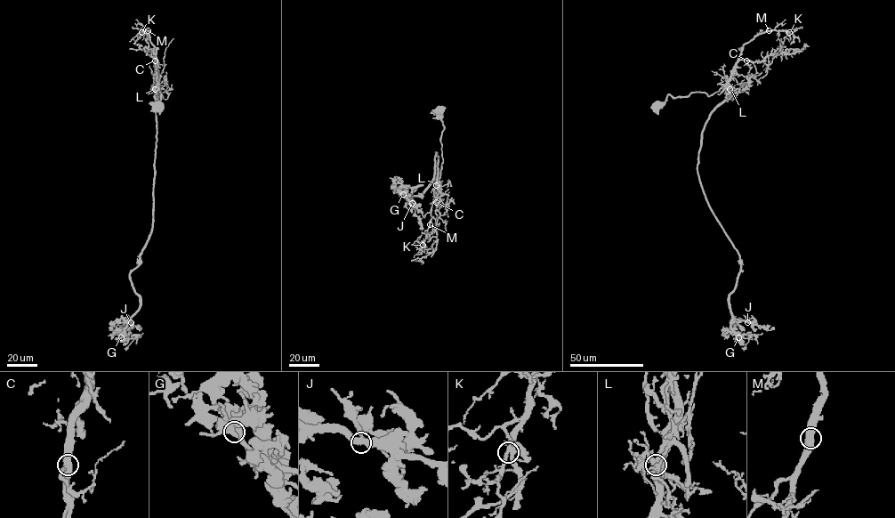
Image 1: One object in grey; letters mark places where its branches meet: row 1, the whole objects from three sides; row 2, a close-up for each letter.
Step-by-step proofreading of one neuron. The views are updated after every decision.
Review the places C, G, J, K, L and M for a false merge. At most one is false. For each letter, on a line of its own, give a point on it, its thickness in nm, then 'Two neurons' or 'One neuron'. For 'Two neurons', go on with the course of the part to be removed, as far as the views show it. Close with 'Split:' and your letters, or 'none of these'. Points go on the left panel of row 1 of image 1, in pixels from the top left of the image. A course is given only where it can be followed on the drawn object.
C: Place: (155, 60). Thickness 480 nm. One neuron
G: Place: (121, 337). Thickness 480 nm. One neuron
J: Place: (131, 322). Thickness 440 nm. One neuron
K: Place: (141, 32). Thickness 340 nm. One neuron
L: Place: (155, 89). Thickness 460 nm. One neuron
M: Place: (148, 30). Thickness 460 nm. One neuron
Split: none of these

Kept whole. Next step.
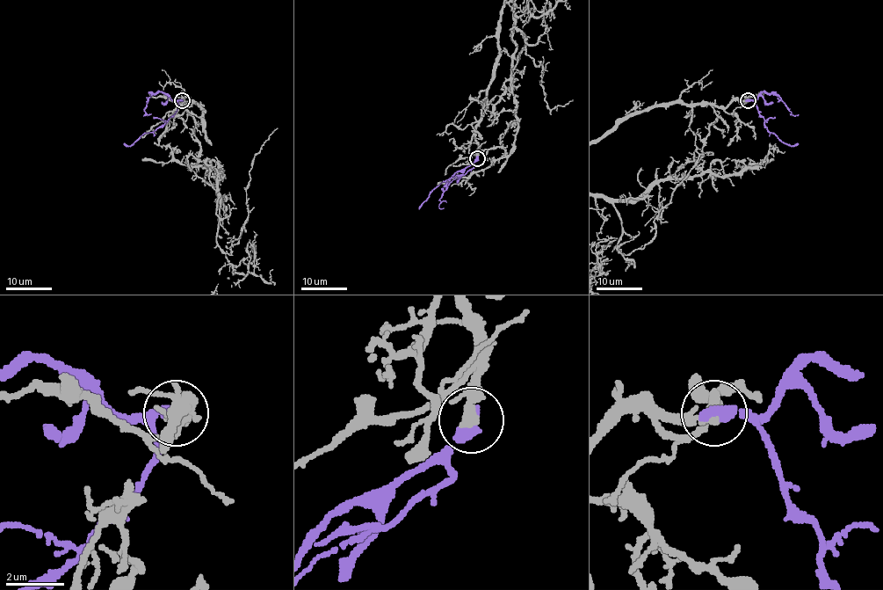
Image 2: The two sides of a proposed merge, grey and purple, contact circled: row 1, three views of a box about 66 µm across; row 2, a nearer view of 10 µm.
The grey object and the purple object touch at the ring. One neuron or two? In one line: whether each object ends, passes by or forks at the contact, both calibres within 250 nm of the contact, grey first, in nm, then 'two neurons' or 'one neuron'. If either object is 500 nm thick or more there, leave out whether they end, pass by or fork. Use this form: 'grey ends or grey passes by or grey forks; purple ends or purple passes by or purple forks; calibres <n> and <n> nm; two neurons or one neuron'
calibres 280 and 500 nm; one neuron

